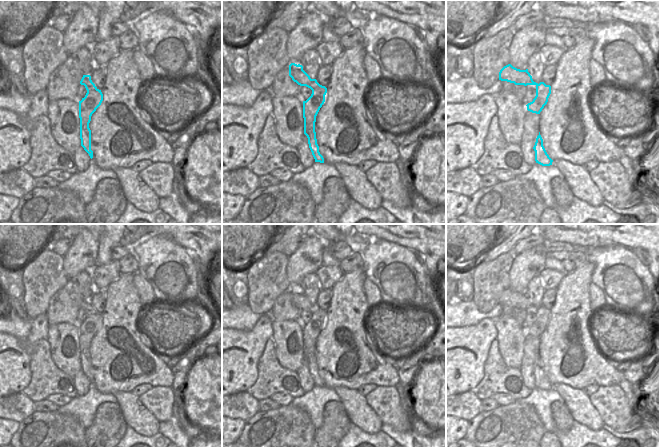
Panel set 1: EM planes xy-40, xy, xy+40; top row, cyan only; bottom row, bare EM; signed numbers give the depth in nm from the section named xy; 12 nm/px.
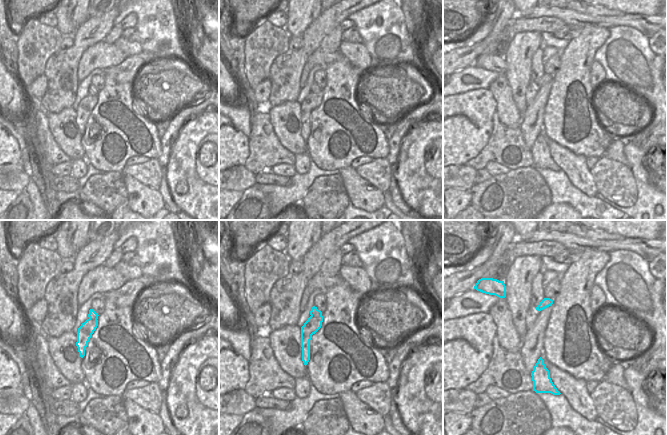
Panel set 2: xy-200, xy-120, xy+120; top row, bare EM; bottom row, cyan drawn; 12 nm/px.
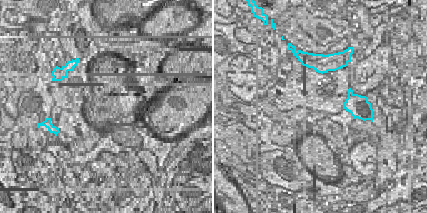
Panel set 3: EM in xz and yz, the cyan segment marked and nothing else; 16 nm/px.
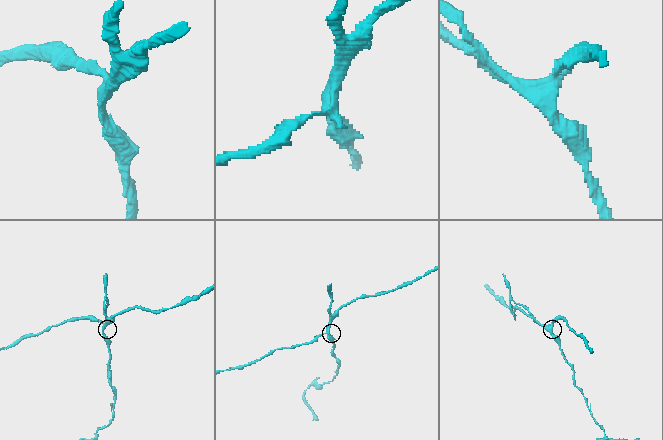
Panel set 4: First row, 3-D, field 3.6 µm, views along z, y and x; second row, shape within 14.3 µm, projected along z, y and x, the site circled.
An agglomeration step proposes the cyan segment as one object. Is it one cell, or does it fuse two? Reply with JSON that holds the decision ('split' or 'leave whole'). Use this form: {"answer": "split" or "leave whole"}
{"answer": "split"}

